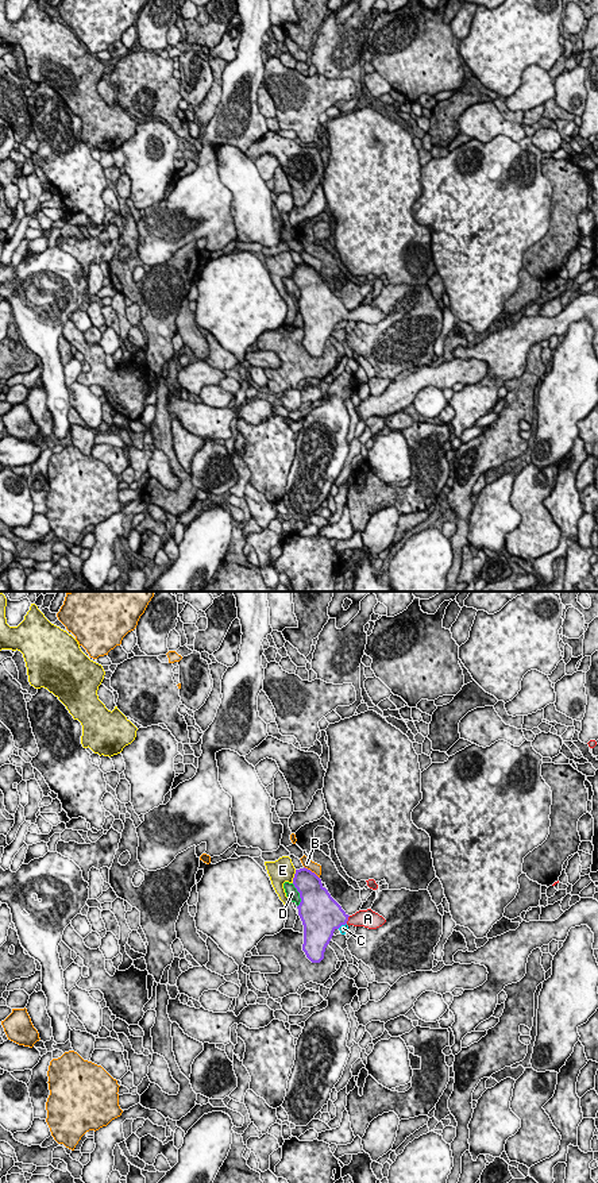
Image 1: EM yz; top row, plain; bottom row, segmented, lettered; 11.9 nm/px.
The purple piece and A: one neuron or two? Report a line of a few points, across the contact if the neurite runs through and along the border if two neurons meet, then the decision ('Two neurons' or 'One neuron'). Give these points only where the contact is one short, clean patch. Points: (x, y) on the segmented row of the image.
Line: yz (327, 914), (347, 920), (367, 918). One neuron

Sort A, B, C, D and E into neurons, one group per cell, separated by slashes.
A / B / C / D / E

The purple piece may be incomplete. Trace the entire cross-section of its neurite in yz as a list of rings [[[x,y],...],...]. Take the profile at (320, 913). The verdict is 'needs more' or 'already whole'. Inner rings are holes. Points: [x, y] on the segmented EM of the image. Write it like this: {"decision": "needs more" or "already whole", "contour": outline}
{"decision": "needs more", "contour": [[[308,868],[296,870],[293,885],[300,893],[297,906],[304,925],[302,951],[312,963],[320,963],[333,932],[342,925],[377,929],[386,920],[371,909],[348,916],[323,886],[321,879]]]}

